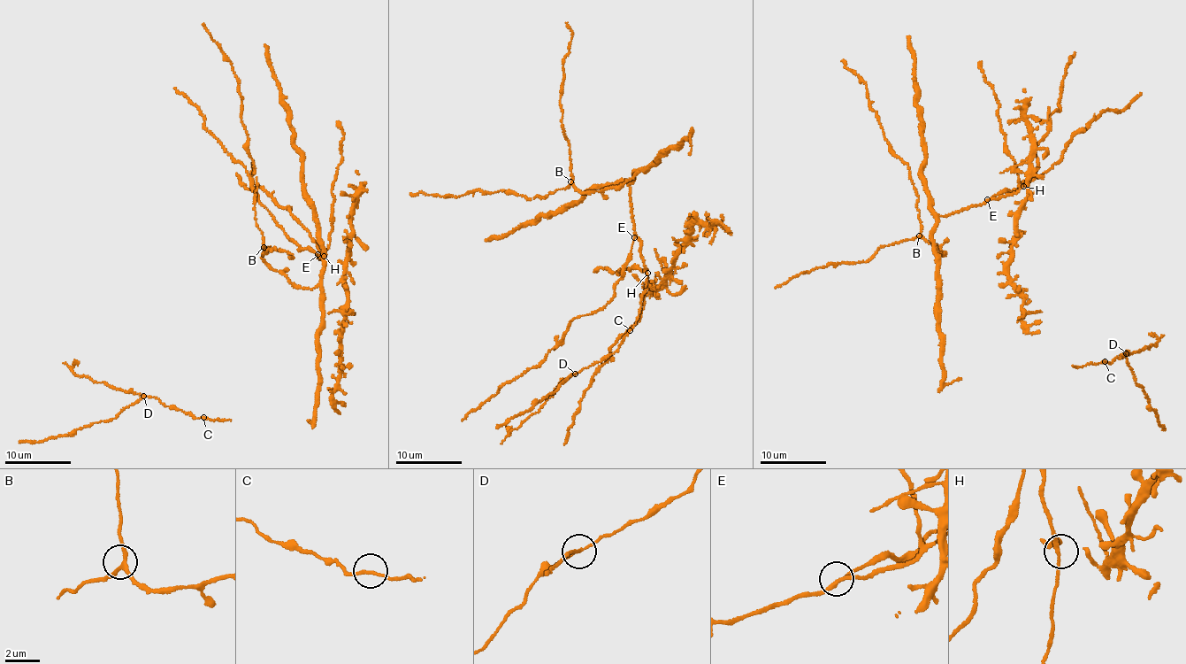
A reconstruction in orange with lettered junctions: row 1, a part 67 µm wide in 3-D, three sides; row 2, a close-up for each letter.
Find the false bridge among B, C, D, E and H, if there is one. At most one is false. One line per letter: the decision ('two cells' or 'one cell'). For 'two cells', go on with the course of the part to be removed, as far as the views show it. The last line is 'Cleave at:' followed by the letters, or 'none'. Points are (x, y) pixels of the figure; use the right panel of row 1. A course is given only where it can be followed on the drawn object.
B: one cell
C: one cell
D: two cells; course (1126, 354), (1136, 382), (1147, 397), (1159, 425), (1165, 428)
E: one cell
H: one cell
Cleave at: D

